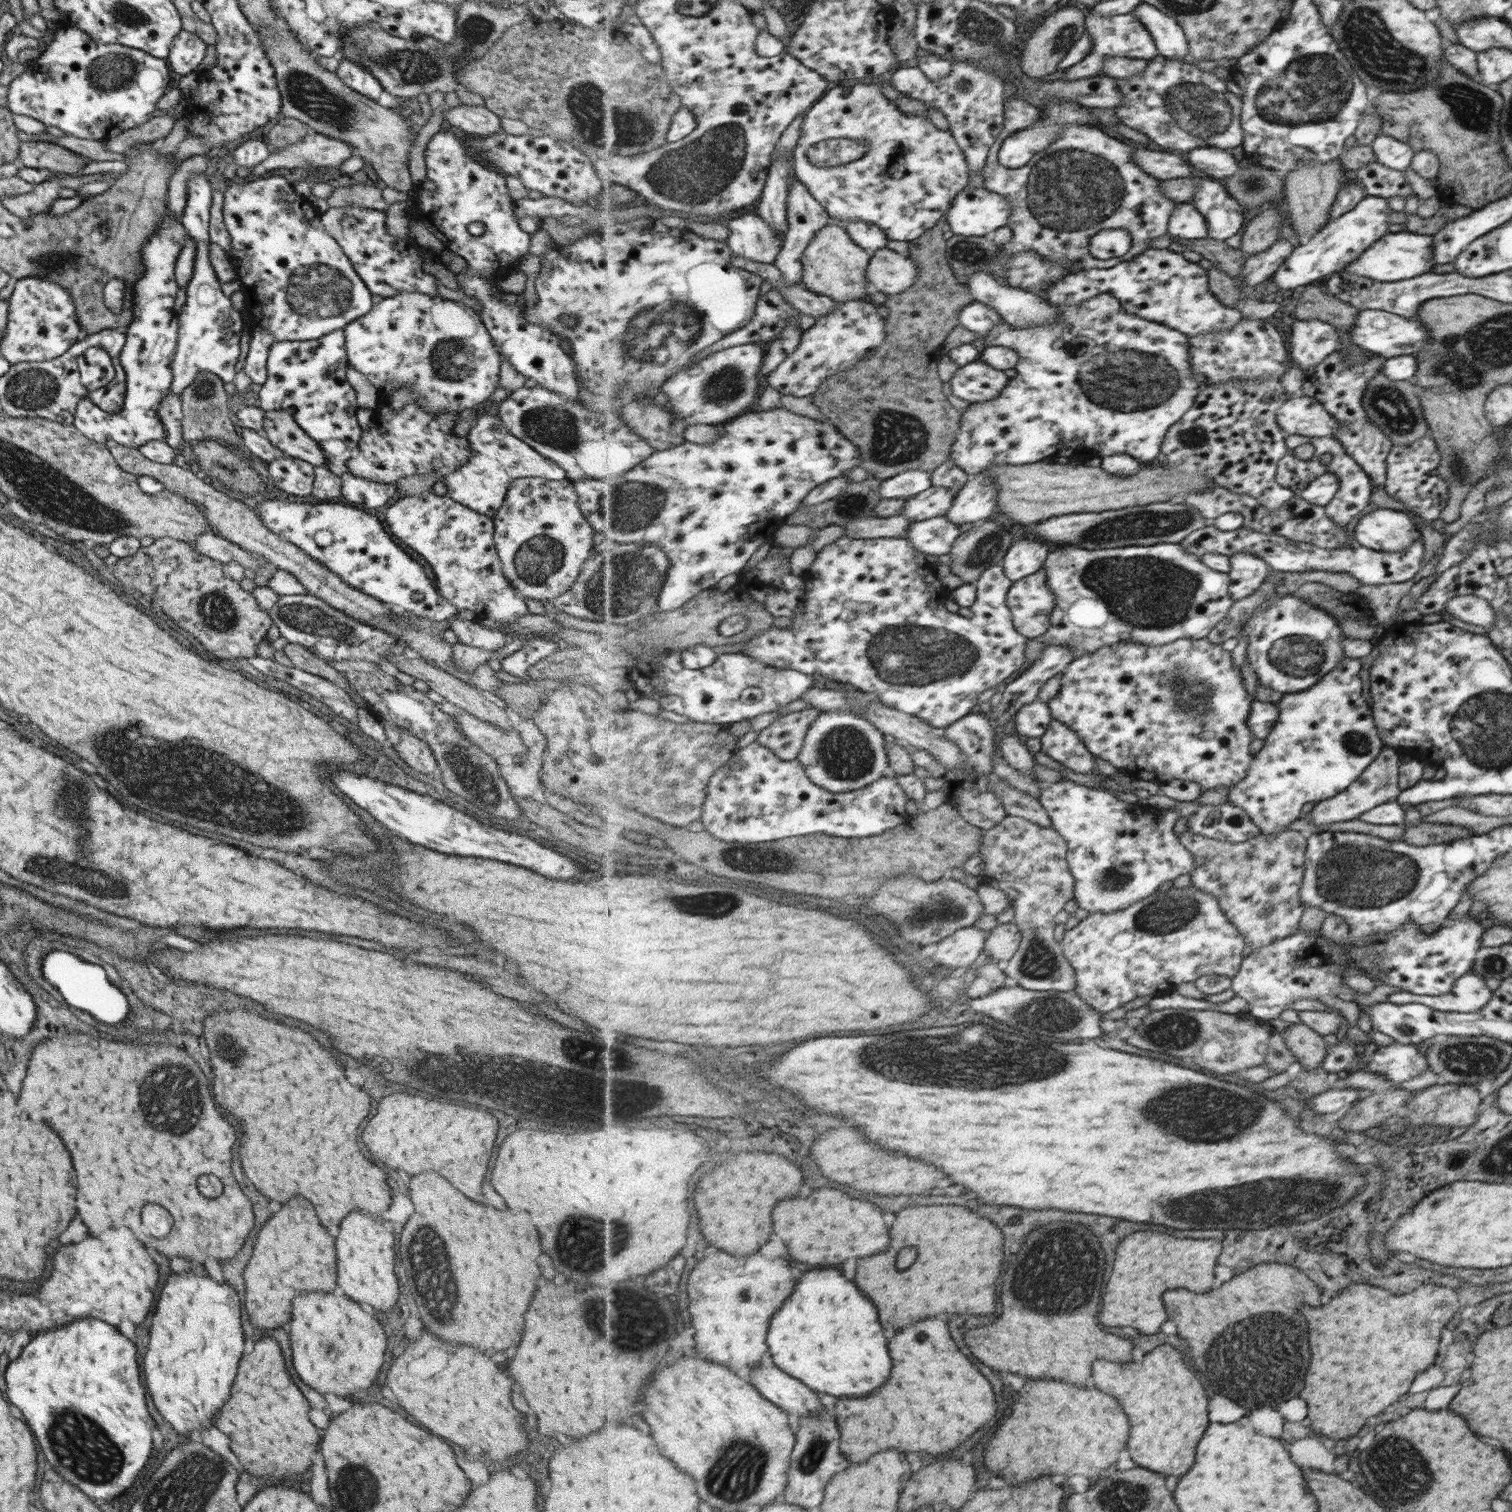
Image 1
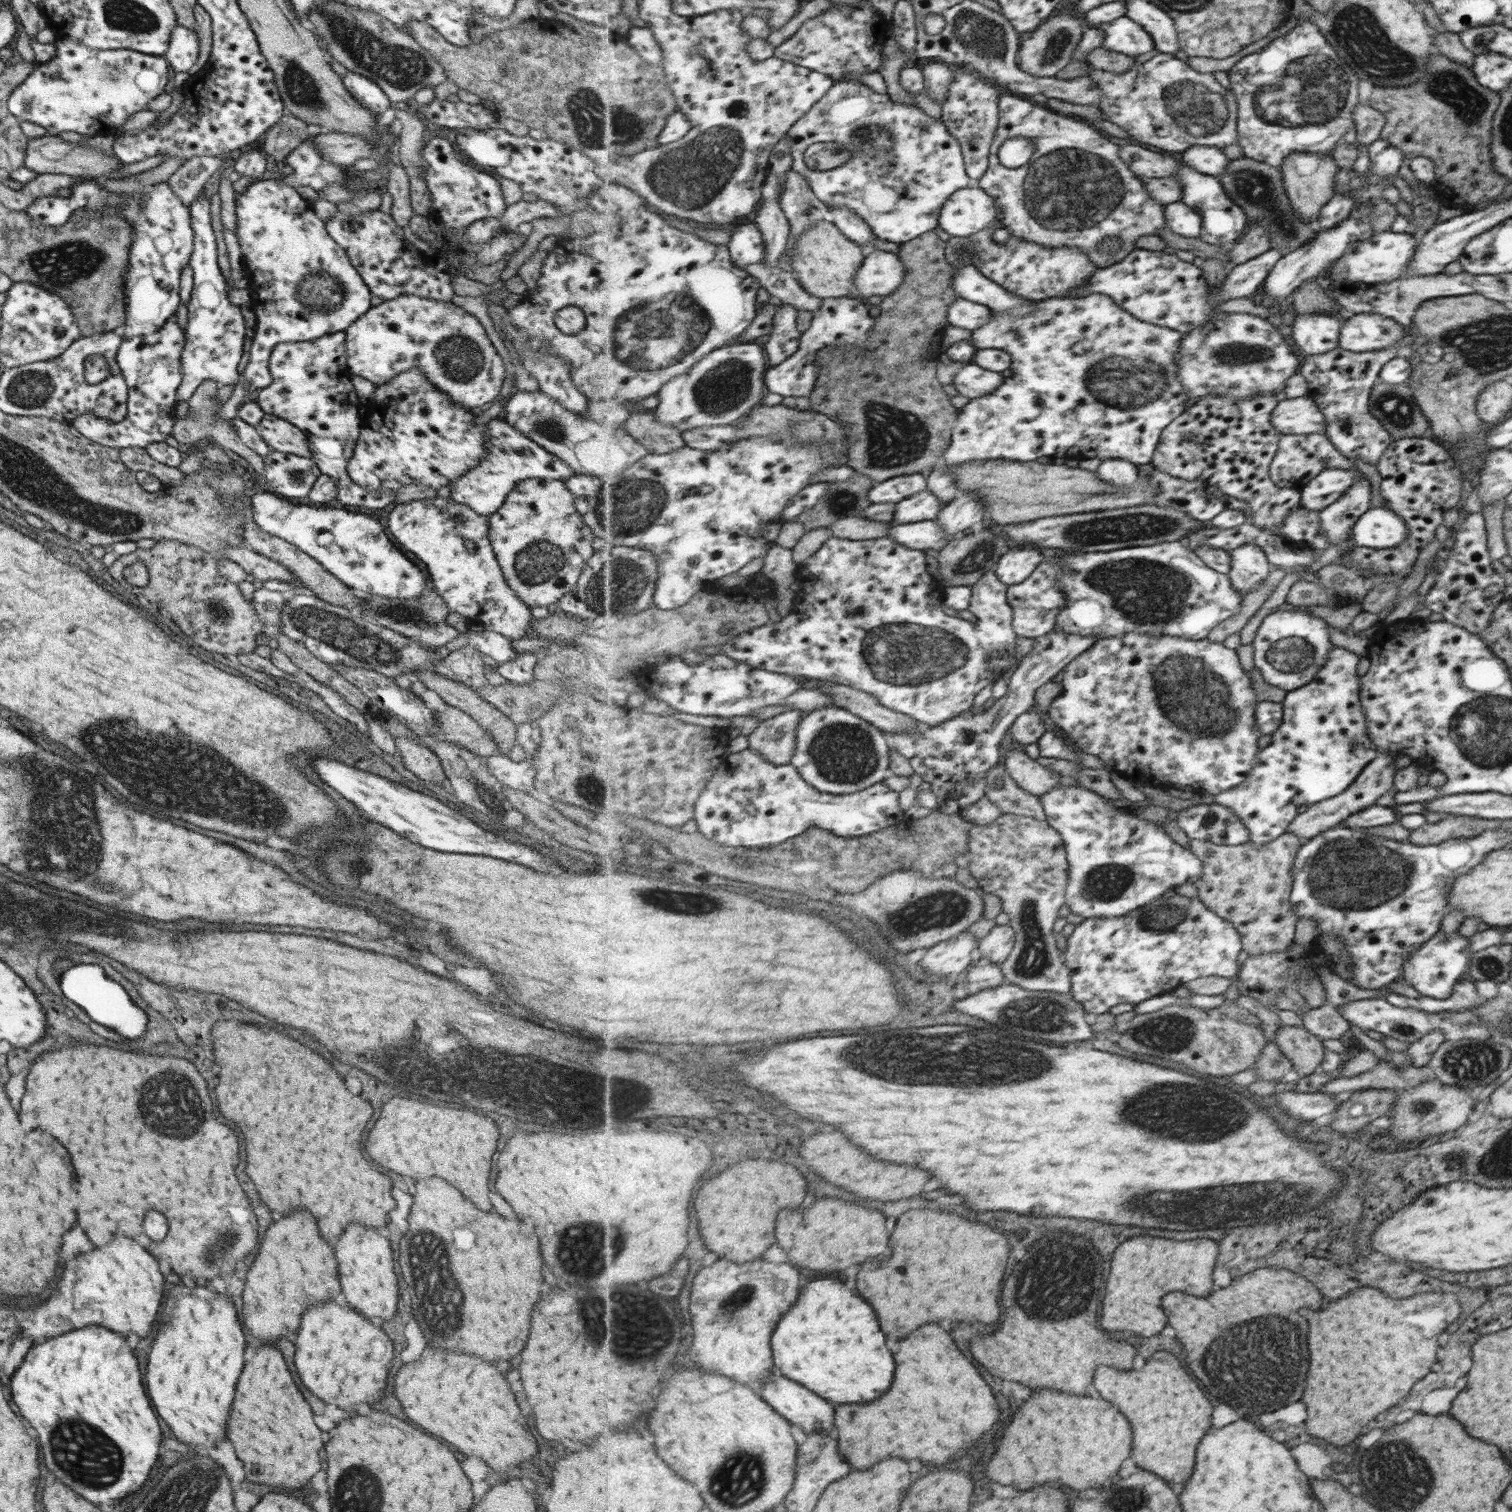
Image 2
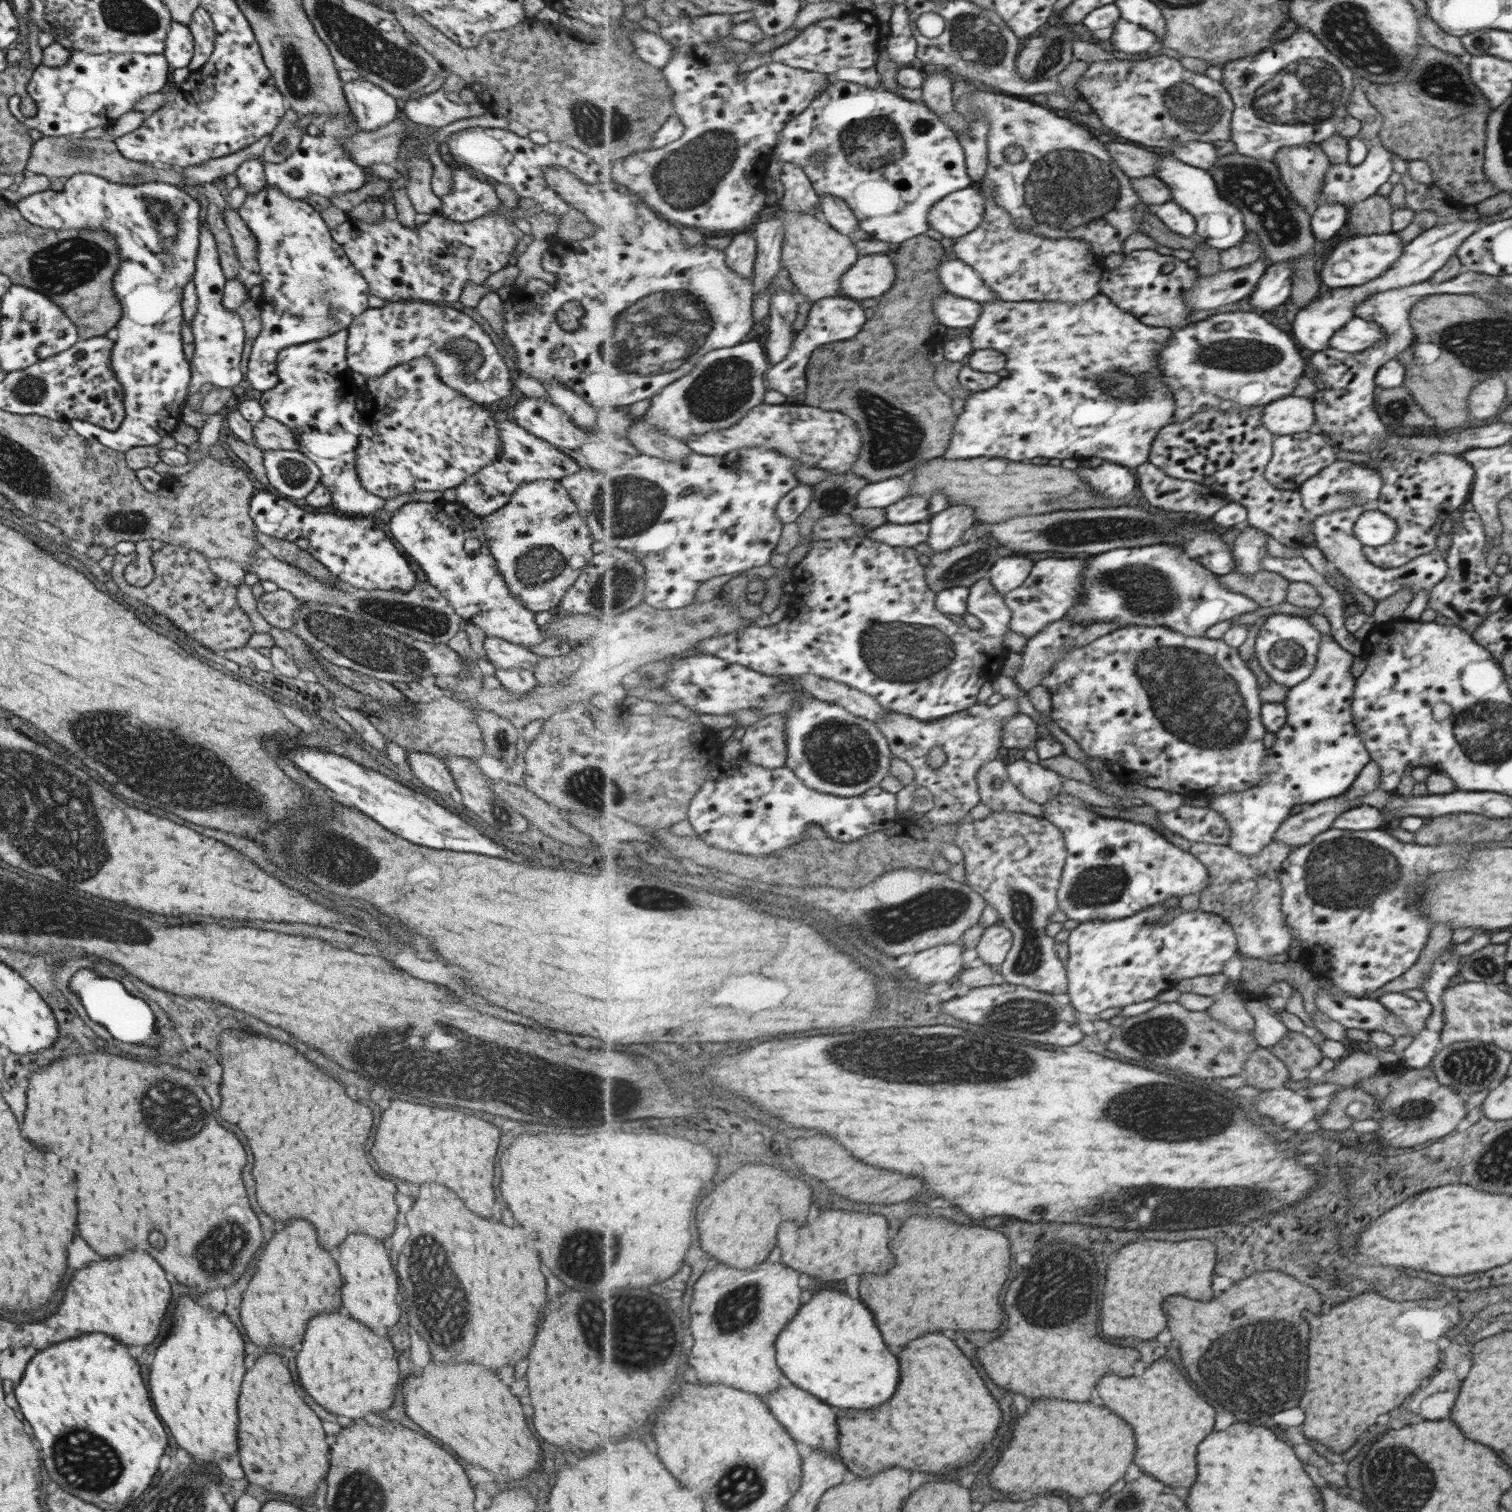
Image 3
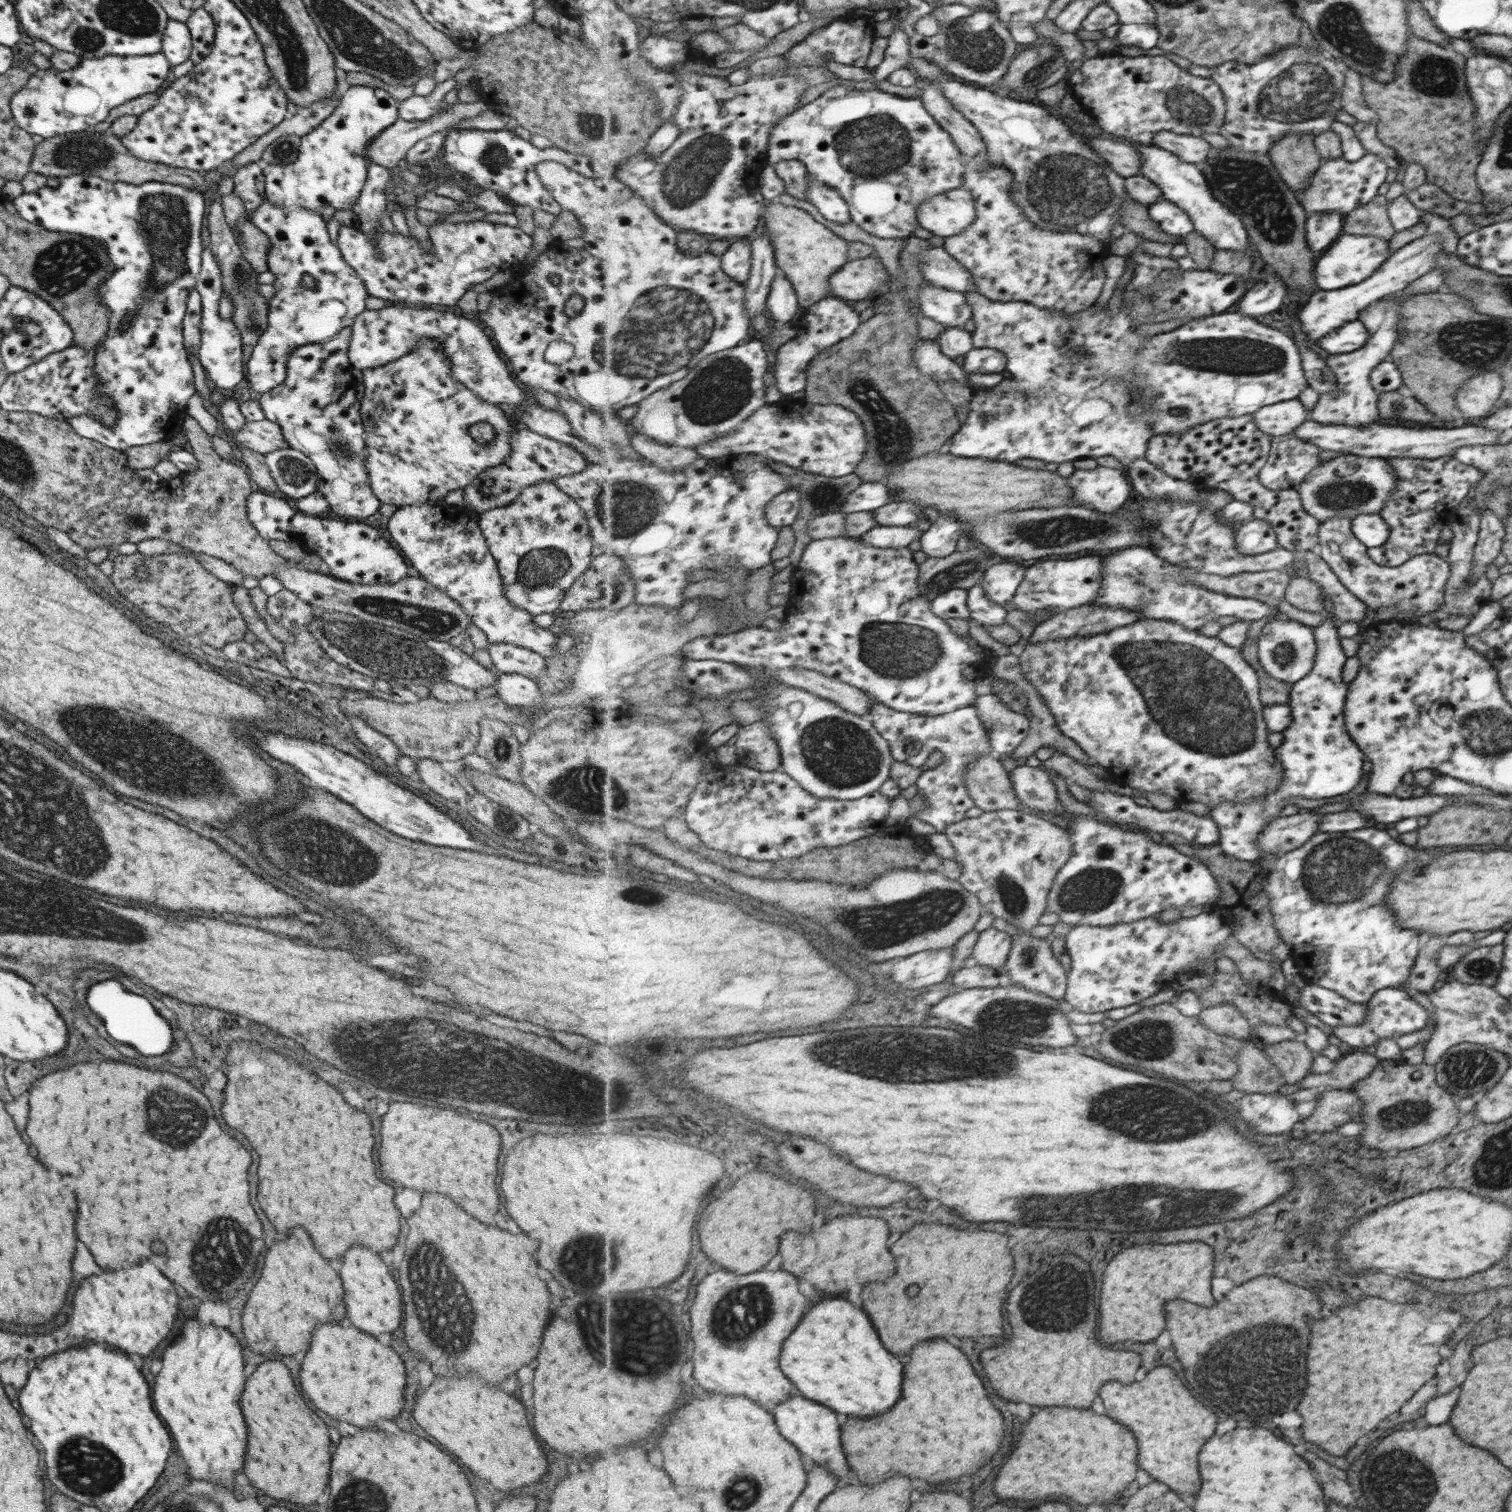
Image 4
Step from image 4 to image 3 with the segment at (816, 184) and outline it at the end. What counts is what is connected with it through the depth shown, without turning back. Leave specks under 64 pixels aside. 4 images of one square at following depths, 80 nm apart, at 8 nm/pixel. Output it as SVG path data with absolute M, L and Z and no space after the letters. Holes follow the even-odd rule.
M821 195L819 197L822 210L829 224L840 234L847 236L851 236L853 232L859 234L859 218L853 213L853 209L846 200L835 195Z

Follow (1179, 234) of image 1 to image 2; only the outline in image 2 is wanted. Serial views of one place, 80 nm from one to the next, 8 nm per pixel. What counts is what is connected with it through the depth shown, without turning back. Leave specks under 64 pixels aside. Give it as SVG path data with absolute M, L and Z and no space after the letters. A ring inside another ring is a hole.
M1183 201L1169 203L1166 212L1167 226L1172 232L1190 239L1203 234L1203 218Z

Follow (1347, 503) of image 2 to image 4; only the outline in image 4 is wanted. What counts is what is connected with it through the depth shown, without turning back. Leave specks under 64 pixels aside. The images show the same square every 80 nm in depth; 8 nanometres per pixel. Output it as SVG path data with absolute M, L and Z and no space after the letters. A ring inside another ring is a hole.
M1335 516L1329 521L1318 523L1320 558L1337 575L1342 585L1375 612L1392 606L1397 612L1389 620L1407 624L1411 622L1408 619L1410 612L1414 612L1417 617L1428 612L1438 614L1446 582L1450 578L1449 563L1431 553L1414 556L1396 567L1379 566L1369 557L1369 549L1354 537L1352 520L1348 516Z

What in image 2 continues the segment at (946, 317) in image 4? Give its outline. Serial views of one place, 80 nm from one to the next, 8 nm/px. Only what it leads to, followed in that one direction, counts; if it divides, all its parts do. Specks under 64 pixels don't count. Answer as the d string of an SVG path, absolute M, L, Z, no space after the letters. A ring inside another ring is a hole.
M966 299L957 300L948 308L948 322L953 326L973 332L987 324L991 311L991 308L978 302Z

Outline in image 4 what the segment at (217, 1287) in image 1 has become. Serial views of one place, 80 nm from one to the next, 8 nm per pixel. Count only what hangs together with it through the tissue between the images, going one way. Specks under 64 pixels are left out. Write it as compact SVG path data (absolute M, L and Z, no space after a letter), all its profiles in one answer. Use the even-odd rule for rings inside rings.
M196 1318L183 1322L179 1336L181 1338L175 1338L171 1346L168 1345L163 1349L161 1368L155 1374L155 1384L151 1390L153 1406L159 1418L165 1422L173 1442L177 1444L177 1450L183 1462L187 1464L187 1474L193 1480L201 1480L231 1490L233 1478L243 1466L243 1454L247 1442L245 1424L239 1410L239 1396L243 1392L243 1382L245 1382L241 1346L227 1330L215 1328L211 1324L201 1324Z

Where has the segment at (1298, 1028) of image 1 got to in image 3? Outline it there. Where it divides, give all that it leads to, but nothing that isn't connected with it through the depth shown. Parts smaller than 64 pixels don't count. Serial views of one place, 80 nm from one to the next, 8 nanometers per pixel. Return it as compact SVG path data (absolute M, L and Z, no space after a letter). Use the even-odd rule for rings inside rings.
M1287 1031L1287 1034L1269 1047L1271 1054L1277 1057L1288 1070L1292 1081L1307 1078L1311 1068L1318 1065L1322 1054L1319 1047L1311 1042L1310 1033Z

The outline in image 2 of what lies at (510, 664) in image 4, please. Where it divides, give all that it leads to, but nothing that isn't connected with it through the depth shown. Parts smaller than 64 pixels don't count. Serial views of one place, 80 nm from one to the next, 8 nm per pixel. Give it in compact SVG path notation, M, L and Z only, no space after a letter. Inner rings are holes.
M467 626L467 630L463 634L466 636L469 646L475 648L481 654L489 656L489 658L492 658L498 664L513 660L514 656L518 655L513 647L511 647L511 644L508 643L509 639L506 636L486 628L473 633L468 630Z

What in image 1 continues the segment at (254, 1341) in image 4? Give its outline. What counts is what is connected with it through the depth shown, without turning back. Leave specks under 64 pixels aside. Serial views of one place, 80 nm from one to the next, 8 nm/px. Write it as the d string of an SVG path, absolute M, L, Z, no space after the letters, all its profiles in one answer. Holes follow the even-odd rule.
M291 1198L259 1230L243 1272L243 1308L253 1328L279 1328L291 1318L292 1298L298 1292L331 1292L335 1288L335 1250L331 1236L319 1226L305 1198Z

